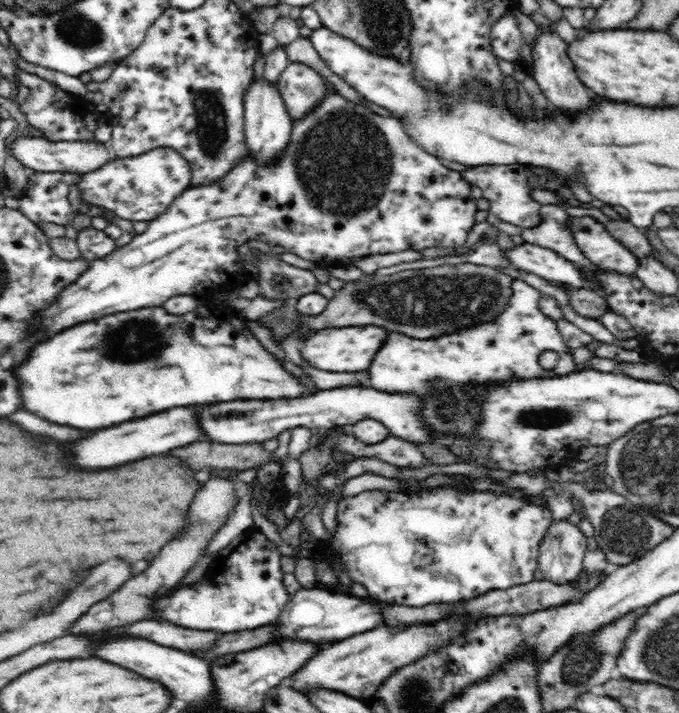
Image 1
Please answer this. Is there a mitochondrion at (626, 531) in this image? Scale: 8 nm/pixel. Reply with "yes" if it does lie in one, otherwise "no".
yes

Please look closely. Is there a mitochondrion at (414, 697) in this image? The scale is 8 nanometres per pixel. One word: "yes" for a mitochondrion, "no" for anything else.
yes

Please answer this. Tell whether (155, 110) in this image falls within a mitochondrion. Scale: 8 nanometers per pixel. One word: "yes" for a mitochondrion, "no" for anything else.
no

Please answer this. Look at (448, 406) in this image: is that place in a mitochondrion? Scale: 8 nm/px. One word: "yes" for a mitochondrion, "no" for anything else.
yes

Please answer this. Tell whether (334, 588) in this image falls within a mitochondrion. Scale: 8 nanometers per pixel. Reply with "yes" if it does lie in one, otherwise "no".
no

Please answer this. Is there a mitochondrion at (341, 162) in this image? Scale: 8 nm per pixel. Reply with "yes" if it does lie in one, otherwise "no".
yes

